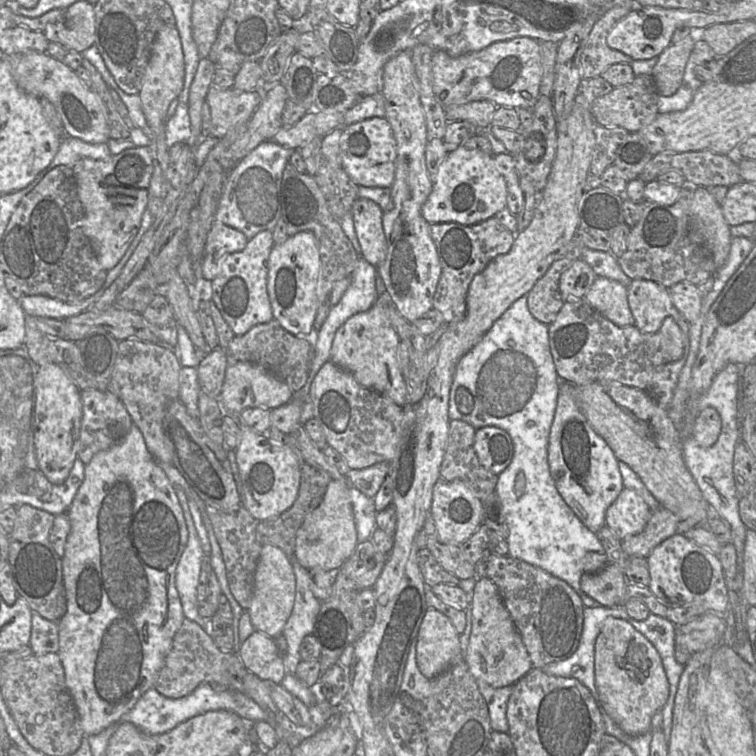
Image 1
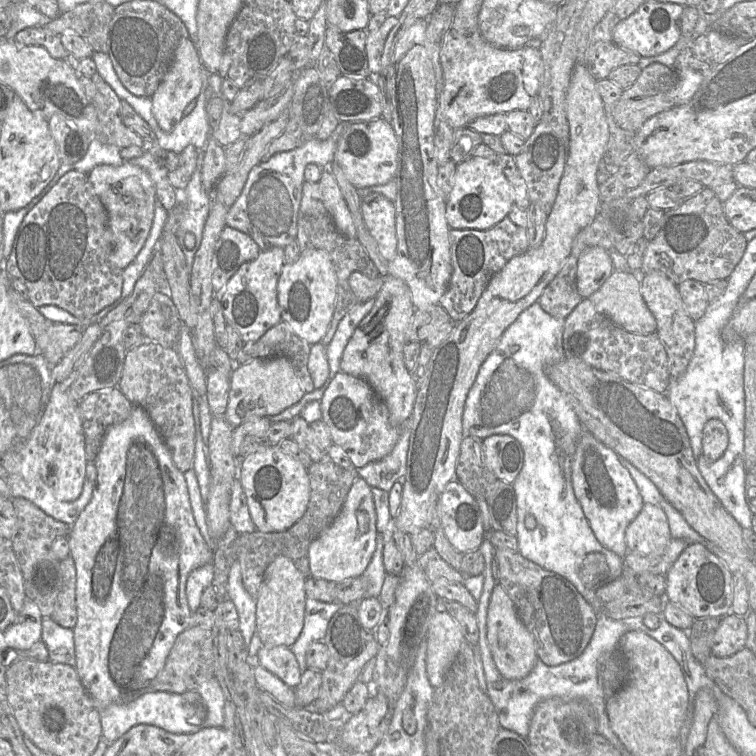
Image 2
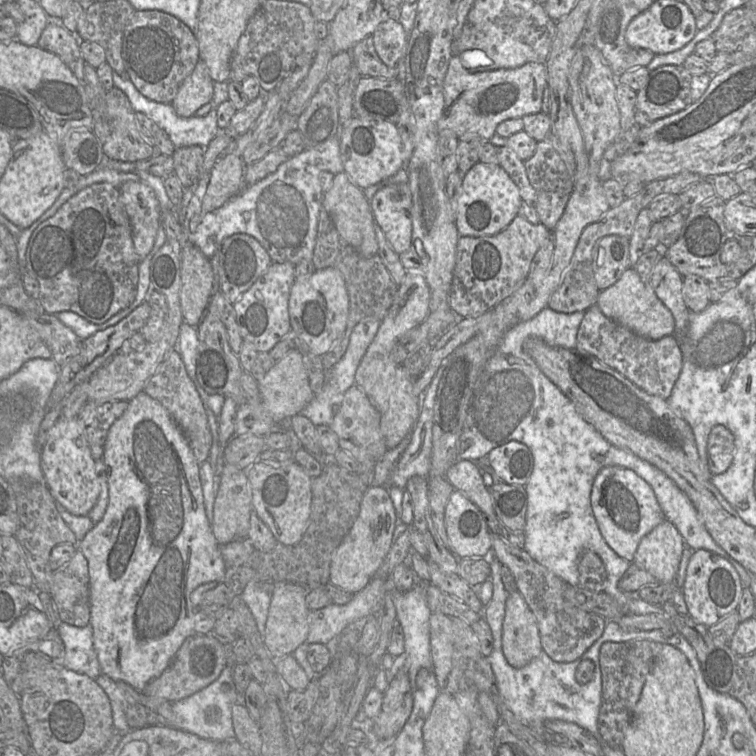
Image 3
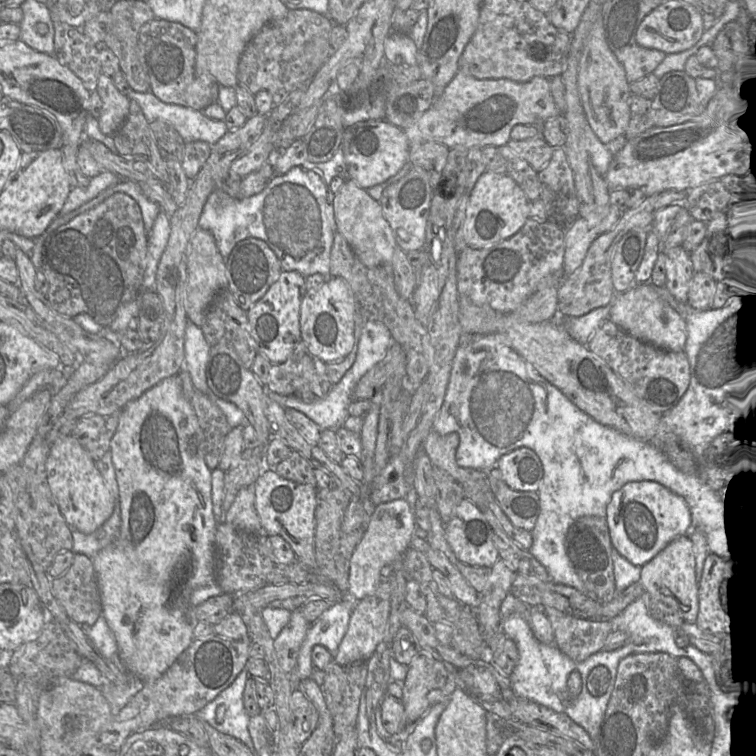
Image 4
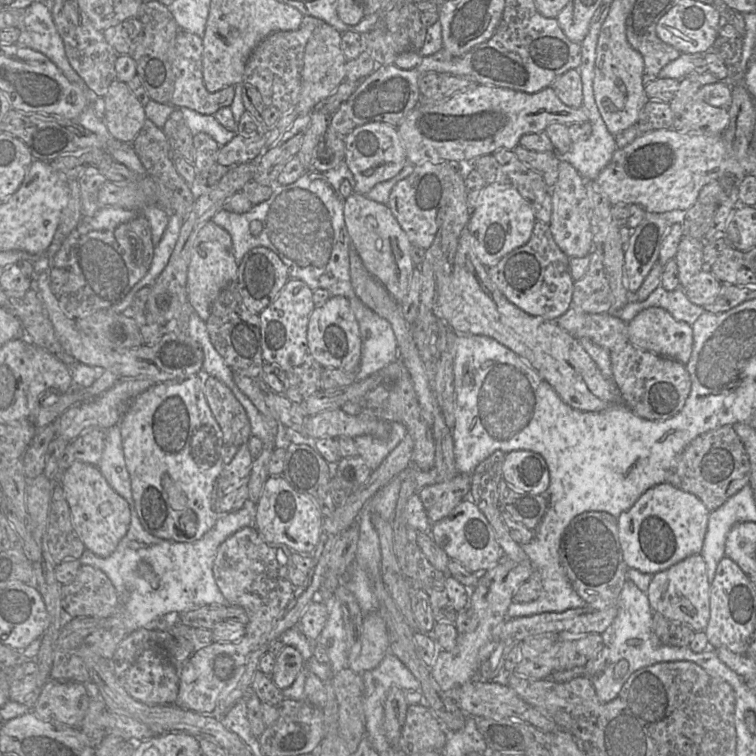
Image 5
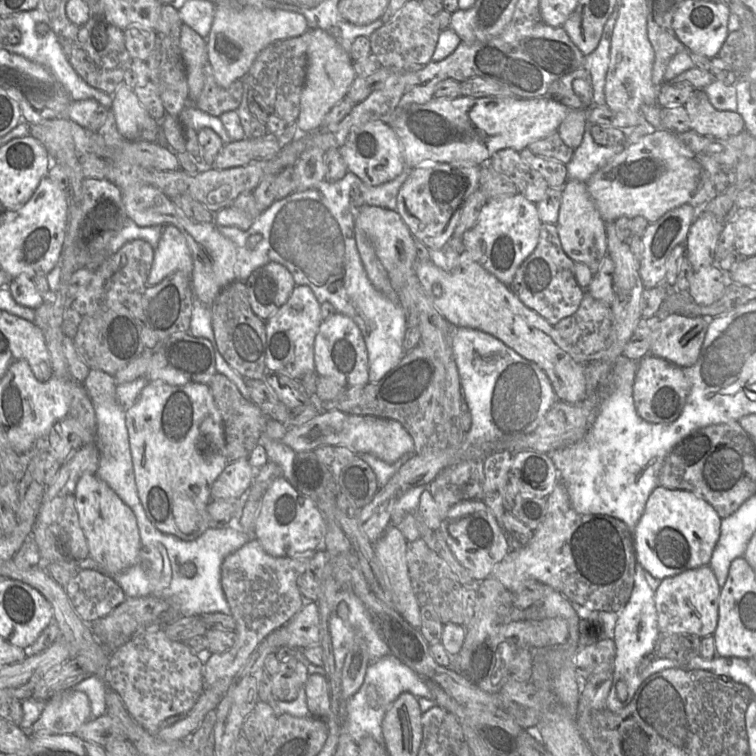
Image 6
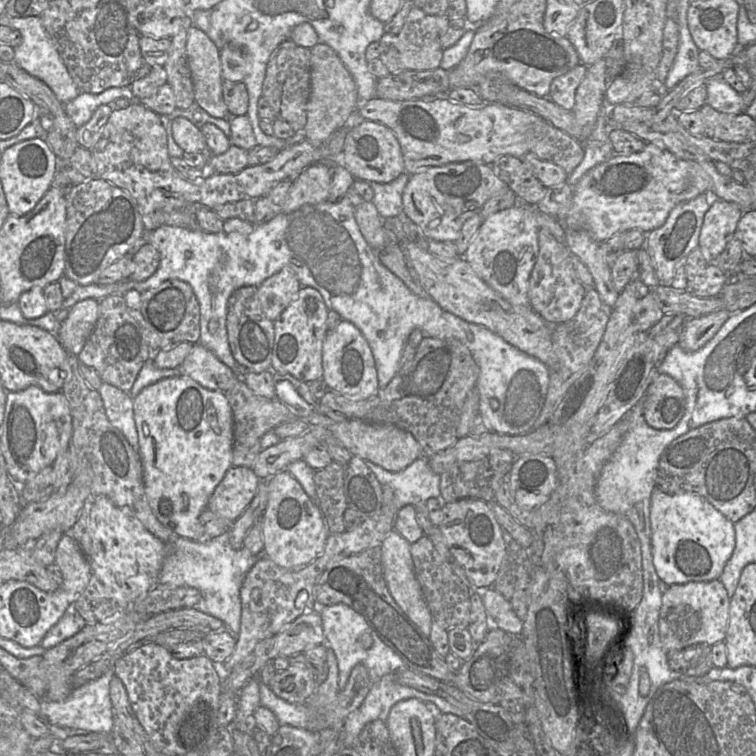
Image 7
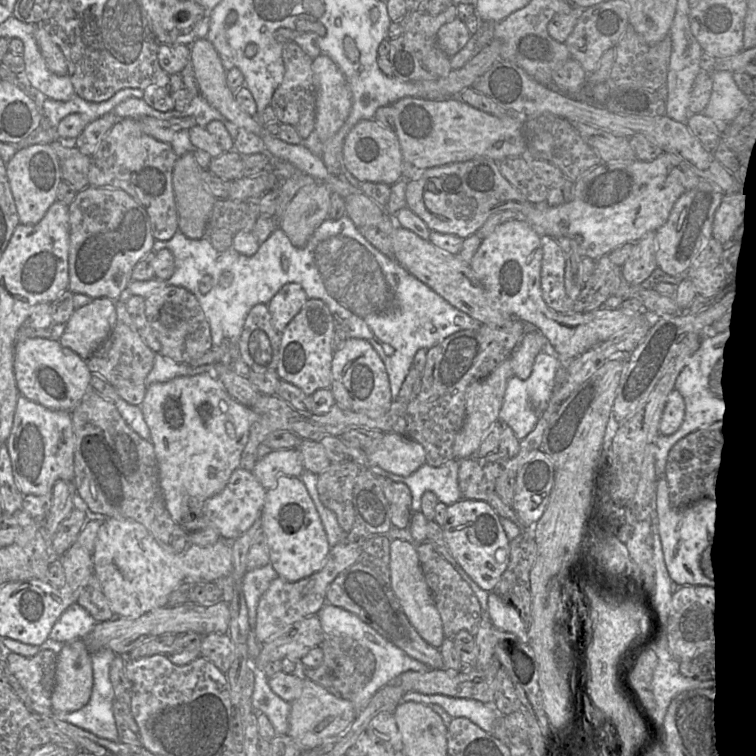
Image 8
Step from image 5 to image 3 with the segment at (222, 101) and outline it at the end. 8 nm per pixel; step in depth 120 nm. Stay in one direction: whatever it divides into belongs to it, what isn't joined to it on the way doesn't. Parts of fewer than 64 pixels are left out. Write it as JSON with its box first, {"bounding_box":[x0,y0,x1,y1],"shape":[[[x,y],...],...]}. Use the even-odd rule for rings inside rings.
{"bounding_box":[122,10,200,103],"shape":[[[136,10],[124,30],[122,59],[127,78],[143,96],[156,102],[171,103],[183,81],[200,61],[200,53],[195,34],[178,18],[159,10]]]}

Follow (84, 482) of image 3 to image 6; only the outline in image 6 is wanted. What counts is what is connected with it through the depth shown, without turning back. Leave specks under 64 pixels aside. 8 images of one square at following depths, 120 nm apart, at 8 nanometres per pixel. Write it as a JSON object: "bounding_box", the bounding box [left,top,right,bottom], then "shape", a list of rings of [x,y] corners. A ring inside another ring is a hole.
{"bounding_box":[73,474,140,576],"shape":[[[94,474],[80,477],[73,496],[89,556],[98,563],[102,572],[113,576],[140,563],[140,534],[136,518],[120,497]]]}

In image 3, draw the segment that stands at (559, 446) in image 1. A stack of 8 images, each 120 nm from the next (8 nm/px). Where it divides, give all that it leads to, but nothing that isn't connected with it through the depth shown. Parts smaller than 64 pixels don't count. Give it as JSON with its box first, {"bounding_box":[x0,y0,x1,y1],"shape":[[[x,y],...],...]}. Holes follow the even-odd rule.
{"bounding_box":[590,466,666,562],"shape":[[[607,466],[599,471],[592,485],[590,500],[603,538],[628,562],[634,561],[640,540],[666,519],[651,486],[634,471],[620,466]]]}

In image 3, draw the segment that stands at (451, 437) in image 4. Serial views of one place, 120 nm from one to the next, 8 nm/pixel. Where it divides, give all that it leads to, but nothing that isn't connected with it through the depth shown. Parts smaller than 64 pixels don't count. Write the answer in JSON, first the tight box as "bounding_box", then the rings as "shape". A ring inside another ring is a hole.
{"bounding_box":[445,460,494,517],"shape":[[[457,460],[447,469],[445,476],[455,489],[463,492],[478,506],[485,517],[491,515],[494,507],[492,496],[477,462]]]}

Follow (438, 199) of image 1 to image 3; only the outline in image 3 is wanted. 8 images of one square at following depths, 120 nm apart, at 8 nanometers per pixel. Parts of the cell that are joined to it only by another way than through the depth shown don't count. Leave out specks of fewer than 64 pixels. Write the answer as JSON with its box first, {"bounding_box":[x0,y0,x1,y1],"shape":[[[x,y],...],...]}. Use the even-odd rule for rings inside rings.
{"bounding_box":[455,161,522,236],"shape":[[[479,161],[462,179],[461,195],[455,210],[457,231],[460,236],[494,236],[518,216],[522,202],[518,187],[500,165]]]}

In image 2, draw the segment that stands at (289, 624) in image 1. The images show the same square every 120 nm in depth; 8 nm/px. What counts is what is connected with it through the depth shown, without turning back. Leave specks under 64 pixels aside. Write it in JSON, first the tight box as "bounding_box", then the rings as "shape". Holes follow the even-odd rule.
{"bounding_box":[287,598,341,671],"shape":[[[306,598],[301,633],[297,640],[290,647],[287,647],[293,654],[296,666],[300,671],[306,668],[304,663],[306,647],[313,642],[323,640],[329,620],[341,606],[338,602],[323,603]]]}

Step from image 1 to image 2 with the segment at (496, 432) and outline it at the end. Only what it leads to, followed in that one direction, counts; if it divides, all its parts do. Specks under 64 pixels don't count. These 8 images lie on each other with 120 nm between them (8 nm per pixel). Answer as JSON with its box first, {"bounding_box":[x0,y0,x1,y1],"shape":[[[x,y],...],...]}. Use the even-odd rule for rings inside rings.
{"bounding_box":[482,434,524,483],"shape":[[[494,434],[482,440],[484,461],[500,480],[513,483],[524,464],[524,452],[517,439],[507,434]]]}

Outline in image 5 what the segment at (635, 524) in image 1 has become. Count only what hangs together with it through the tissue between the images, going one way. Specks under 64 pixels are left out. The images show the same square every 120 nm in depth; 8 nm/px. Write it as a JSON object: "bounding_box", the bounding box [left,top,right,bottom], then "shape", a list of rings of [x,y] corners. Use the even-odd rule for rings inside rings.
{"bounding_box":[646,554,710,632],"shape":[[[696,554],[652,575],[646,594],[653,612],[701,632],[705,630],[710,617],[709,590],[706,563],[700,554]]]}

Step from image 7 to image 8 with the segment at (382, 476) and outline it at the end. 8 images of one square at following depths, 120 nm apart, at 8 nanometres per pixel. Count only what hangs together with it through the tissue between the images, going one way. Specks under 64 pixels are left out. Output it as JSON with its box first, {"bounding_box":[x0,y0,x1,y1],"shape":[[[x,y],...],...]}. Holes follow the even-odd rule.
{"bounding_box":[367,459,462,512],"shape":[[[452,459],[439,467],[424,463],[409,476],[400,476],[383,470],[378,465],[367,468],[374,474],[406,484],[412,495],[411,509],[420,512],[421,497],[425,491],[432,491],[440,502],[447,506],[462,499],[458,485],[459,460]]]}

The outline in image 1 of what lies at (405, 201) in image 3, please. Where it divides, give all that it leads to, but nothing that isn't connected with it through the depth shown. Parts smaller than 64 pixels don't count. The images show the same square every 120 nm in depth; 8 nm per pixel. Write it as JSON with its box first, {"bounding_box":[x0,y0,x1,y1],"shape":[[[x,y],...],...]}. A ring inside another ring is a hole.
{"bounding_box":[351,199,387,267],"shape":[[[357,199],[351,208],[361,257],[377,267],[386,258],[387,241],[383,230],[384,210],[373,200]]]}

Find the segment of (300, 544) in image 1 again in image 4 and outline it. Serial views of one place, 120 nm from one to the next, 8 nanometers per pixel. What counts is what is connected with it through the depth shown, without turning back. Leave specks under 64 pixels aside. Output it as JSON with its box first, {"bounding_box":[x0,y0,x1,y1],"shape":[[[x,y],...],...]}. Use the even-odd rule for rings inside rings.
{"bounding_box":[347,498,427,600],"shape":[[[405,498],[376,505],[351,557],[347,592],[357,600],[372,594],[380,582],[381,569],[402,558],[414,534],[427,538],[427,531],[416,527],[414,509]]]}

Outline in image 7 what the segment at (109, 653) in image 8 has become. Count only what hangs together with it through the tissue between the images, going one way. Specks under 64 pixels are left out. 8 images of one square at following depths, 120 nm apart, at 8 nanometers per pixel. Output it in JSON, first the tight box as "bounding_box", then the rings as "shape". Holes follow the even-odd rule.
{"bounding_box":[41,670,113,734],"shape":[[[109,670],[97,679],[88,681],[81,686],[75,687],[69,697],[60,702],[41,699],[41,719],[48,725],[71,727],[86,730],[88,732],[99,732],[111,734],[113,727],[113,707],[110,700],[109,689],[113,671]]]}

